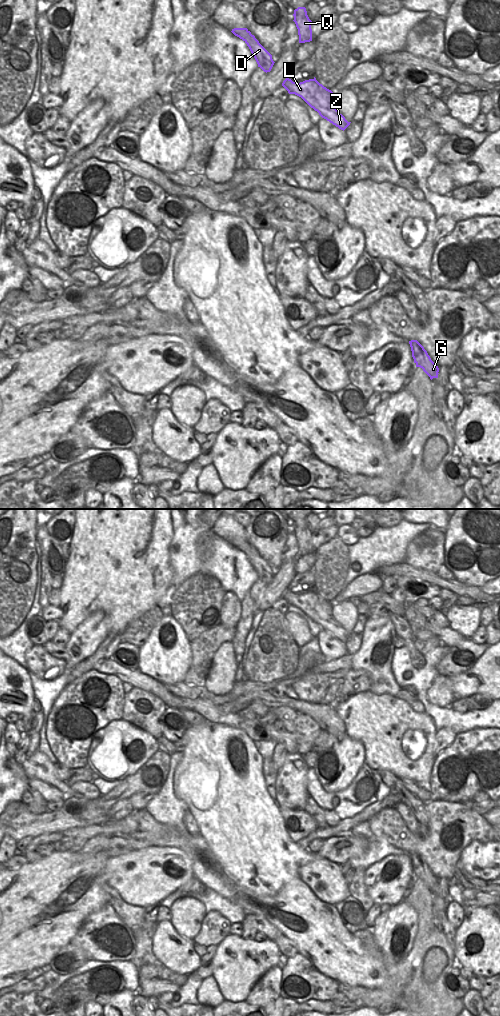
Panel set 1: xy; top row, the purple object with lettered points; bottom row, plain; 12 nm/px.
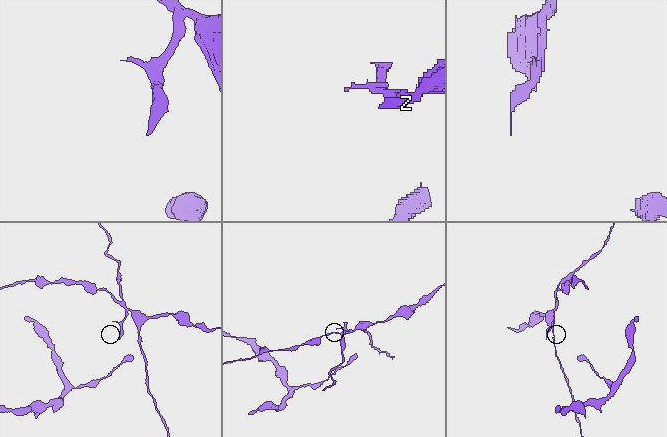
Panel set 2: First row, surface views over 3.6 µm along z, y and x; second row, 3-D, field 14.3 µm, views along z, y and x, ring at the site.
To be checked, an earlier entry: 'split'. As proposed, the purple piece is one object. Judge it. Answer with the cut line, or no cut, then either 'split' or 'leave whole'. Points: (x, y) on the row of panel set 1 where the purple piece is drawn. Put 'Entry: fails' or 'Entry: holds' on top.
Entry: holds
xy (314, 78), (314, 99), (321, 105), (331, 103) | split

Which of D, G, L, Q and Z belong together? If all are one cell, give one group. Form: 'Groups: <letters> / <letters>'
Groups: D G L Z / Q.

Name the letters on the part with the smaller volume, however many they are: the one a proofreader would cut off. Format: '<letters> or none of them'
Q

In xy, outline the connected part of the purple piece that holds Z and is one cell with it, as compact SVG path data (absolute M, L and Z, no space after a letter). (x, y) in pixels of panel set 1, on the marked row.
M286 78L282 83L282 86L289 94L295 94L301 97L311 108L317 111L322 118L344 131L351 122L348 122L331 102L328 102L325 106L321 106L314 100L314 87L317 85L318 82L315 79L297 83Z

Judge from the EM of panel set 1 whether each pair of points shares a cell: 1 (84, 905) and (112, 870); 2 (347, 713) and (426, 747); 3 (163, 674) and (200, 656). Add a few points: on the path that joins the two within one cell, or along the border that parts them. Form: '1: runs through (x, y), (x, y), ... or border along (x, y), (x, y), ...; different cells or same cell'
1: border along (109, 857), (104, 868), (104, 880); different cells
2: runs through (367, 717), (383, 723), (406, 746); same cell
3: border along (190, 642), (191, 664), (182, 681); different cells

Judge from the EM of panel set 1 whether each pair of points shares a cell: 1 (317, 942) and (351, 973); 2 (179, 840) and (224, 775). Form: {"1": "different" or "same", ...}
{"1": "same", "2": "different"}

